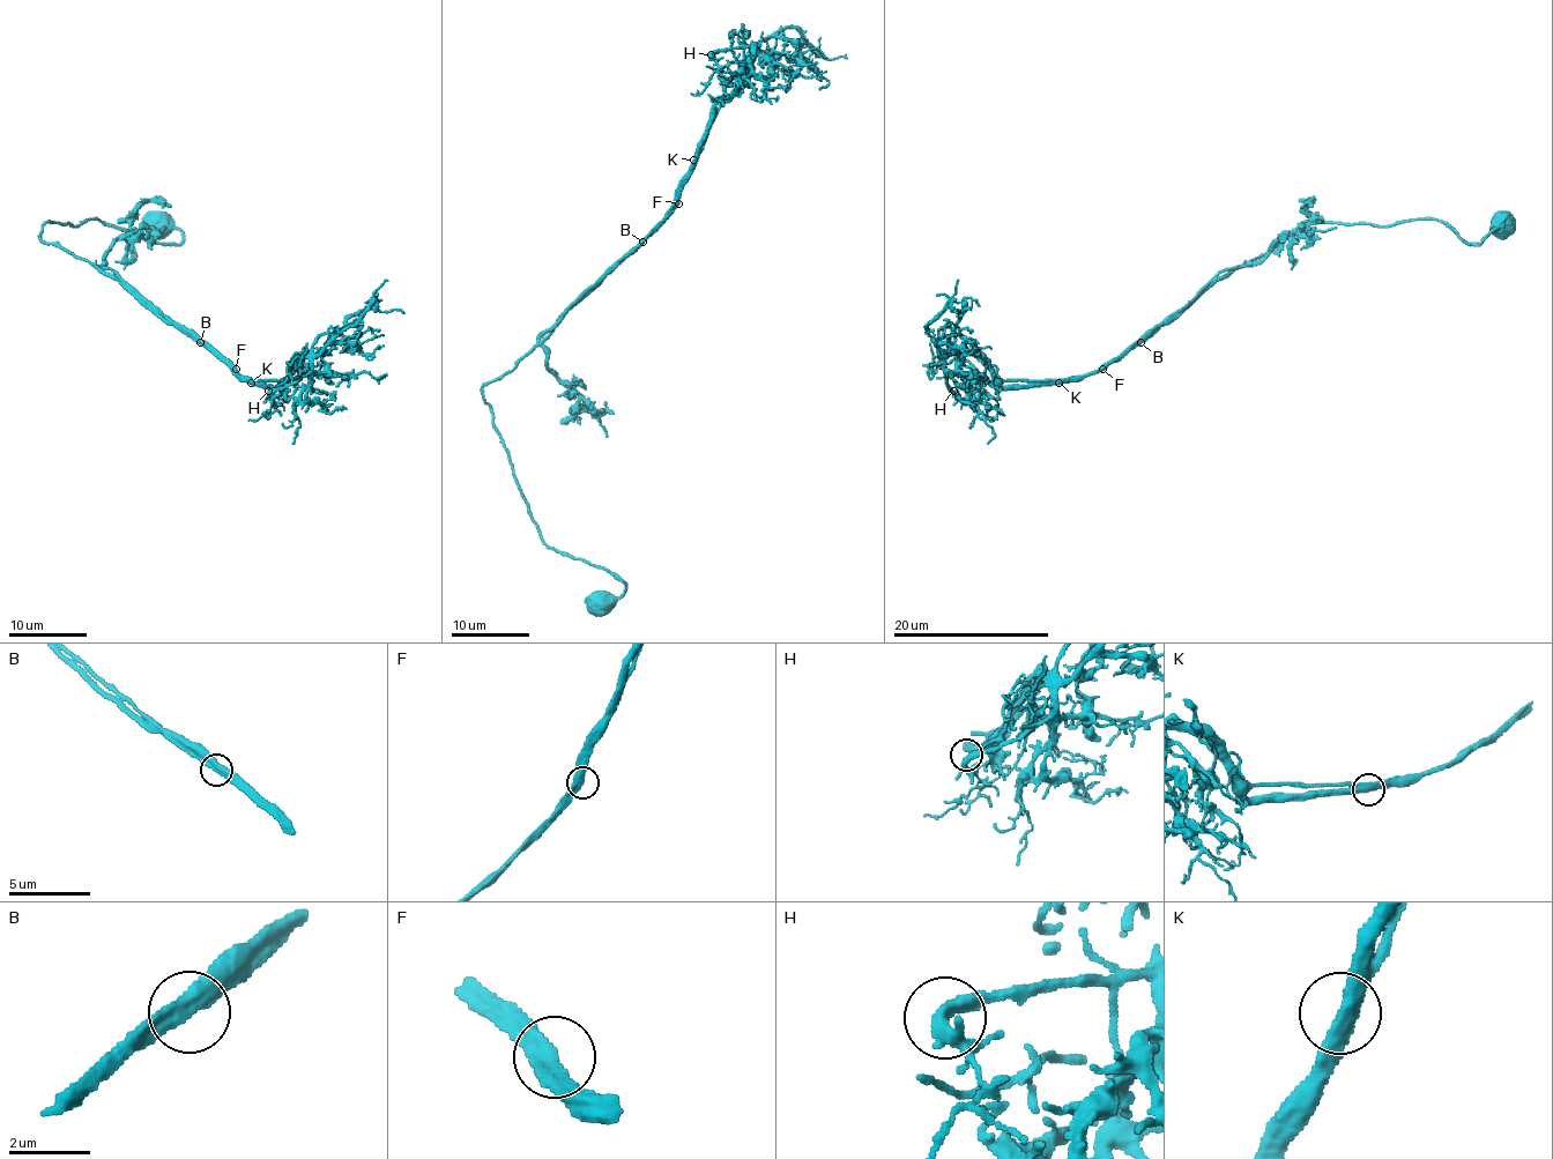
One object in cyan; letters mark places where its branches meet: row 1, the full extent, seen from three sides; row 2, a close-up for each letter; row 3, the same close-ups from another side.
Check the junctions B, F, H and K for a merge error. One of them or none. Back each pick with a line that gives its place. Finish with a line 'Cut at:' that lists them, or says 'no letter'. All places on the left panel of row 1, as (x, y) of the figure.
Cut at: no letter

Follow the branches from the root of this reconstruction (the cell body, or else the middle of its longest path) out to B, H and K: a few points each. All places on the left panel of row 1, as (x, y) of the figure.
B: (157, 221), (183, 240), (155, 244), (98, 218), (77, 227), (47, 221), (41, 238), (120, 277), (200, 342)
H: (157, 221), (183, 240), (98, 218), (47, 221), (41, 238), (245, 380), (281, 380), (302, 351), (268, 391)
K: (157, 221), (183, 240), (155, 244), (98, 218), (77, 227), (47, 221), (41, 238), (120, 277), (251, 383)

